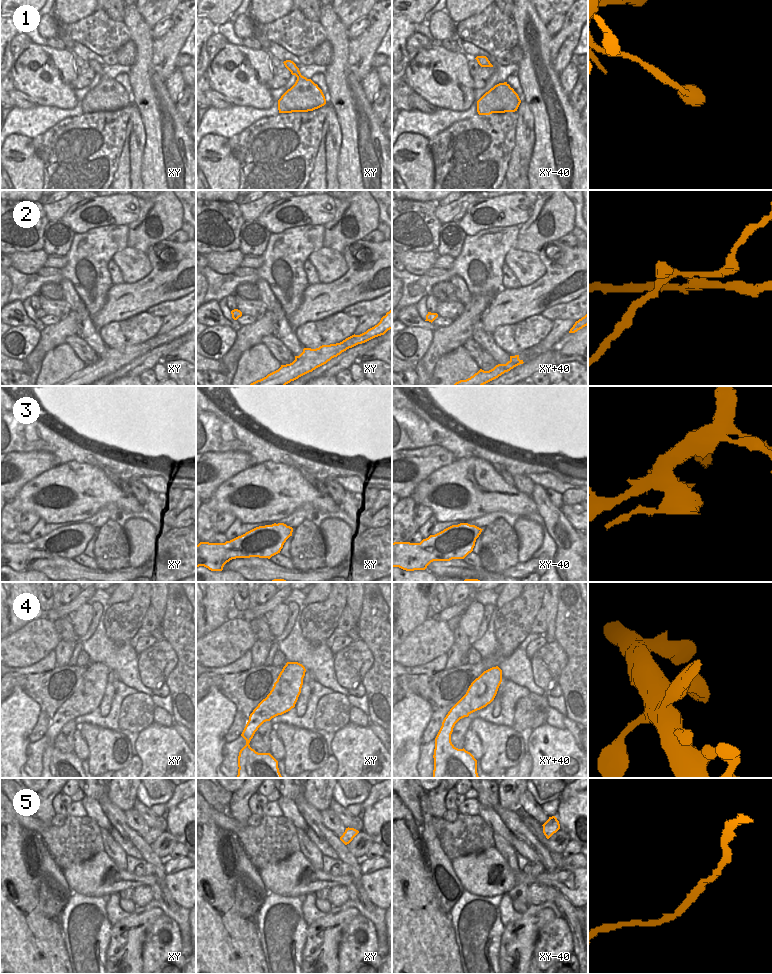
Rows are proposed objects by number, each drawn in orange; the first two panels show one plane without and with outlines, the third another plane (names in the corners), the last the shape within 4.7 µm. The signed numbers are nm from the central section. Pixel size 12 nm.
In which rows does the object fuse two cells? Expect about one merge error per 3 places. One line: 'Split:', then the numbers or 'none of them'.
Split: 2, 3

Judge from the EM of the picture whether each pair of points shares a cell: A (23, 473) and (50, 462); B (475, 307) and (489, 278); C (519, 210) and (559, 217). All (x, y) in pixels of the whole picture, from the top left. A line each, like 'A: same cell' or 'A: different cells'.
A: same cell
B: different cells
C: different cells

